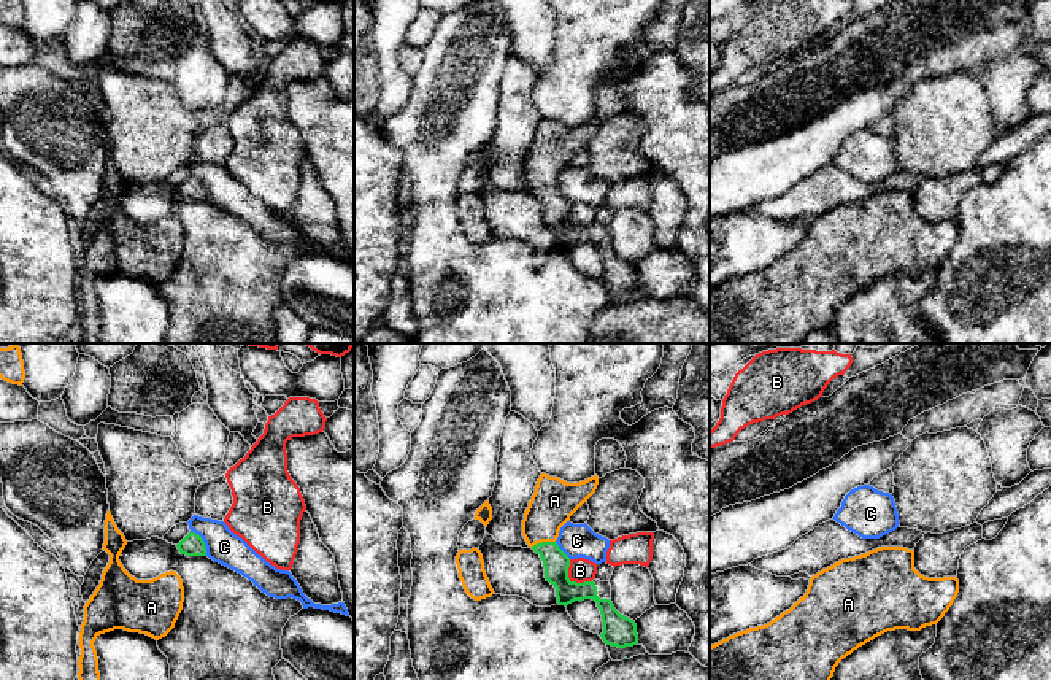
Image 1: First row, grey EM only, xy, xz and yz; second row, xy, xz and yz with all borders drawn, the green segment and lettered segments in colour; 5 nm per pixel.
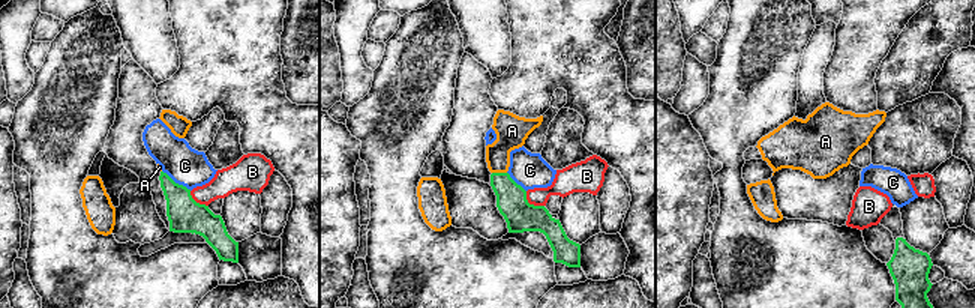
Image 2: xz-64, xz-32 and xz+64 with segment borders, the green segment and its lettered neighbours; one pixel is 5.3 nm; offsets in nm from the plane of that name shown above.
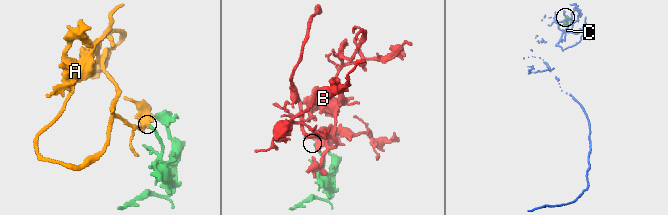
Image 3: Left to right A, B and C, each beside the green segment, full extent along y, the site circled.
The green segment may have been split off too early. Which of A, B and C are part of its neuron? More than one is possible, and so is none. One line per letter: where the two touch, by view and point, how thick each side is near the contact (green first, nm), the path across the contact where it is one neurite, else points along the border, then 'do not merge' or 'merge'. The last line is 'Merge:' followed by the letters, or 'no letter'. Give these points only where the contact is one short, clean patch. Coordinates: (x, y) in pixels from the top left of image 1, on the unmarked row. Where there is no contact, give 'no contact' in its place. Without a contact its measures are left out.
A: meets green in xz at (542, 186); 140 nm thick on the green side, 220 nm on the other; runs through xz (556, 207), (542, 186), (542, 164), (554, 145); merge
B: meets green in xz at (572, 226); 140 nm thick on the green side, 120 nm on the other; border along xz (569, 204), (569, 221), (577, 226), (591, 226); do not merge
C: meets green in xy at (204, 186); 110 nm thick on the green side, 170 nm on the other; do not merge
Merge: A

